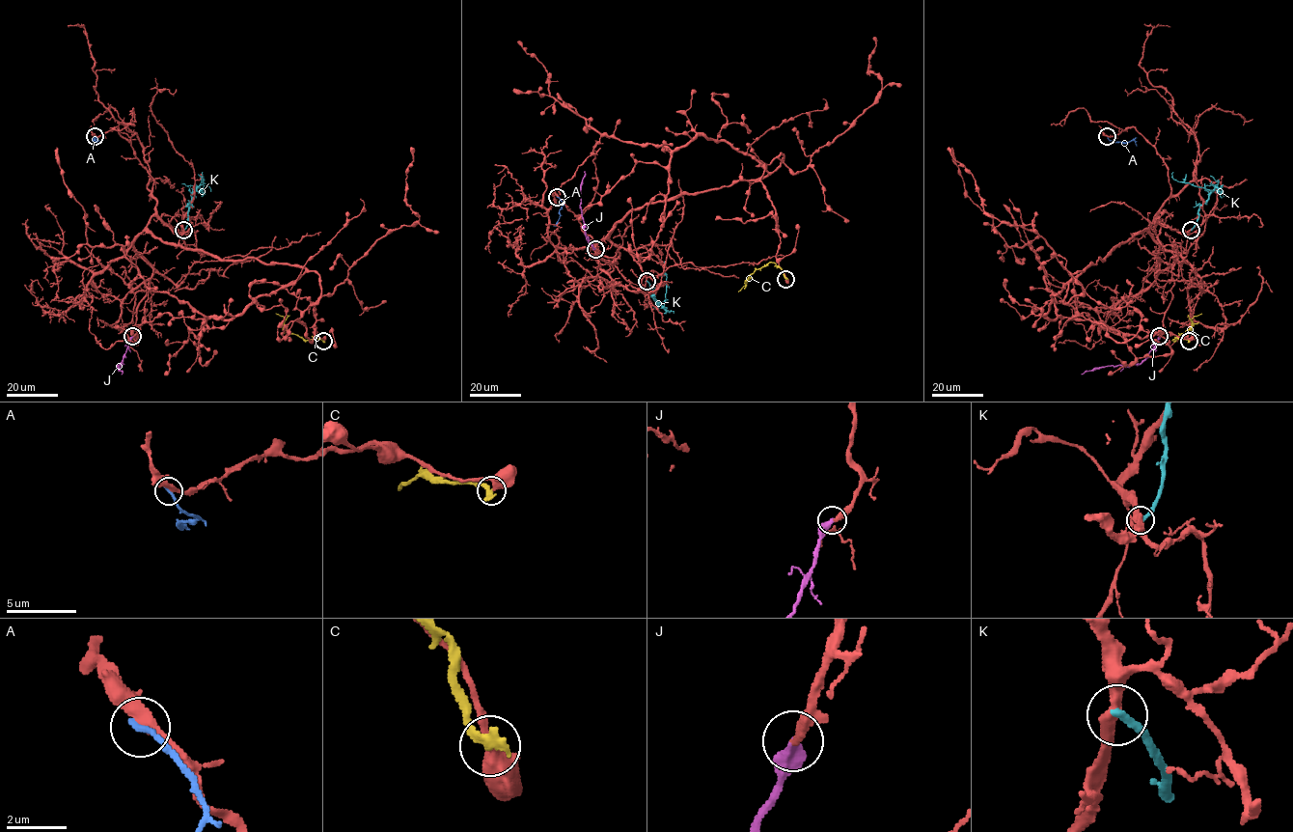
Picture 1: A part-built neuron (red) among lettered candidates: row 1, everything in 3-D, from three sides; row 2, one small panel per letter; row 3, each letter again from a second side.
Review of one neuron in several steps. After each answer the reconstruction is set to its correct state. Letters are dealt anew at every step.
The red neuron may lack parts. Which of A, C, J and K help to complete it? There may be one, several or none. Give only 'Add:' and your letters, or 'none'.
Add: J

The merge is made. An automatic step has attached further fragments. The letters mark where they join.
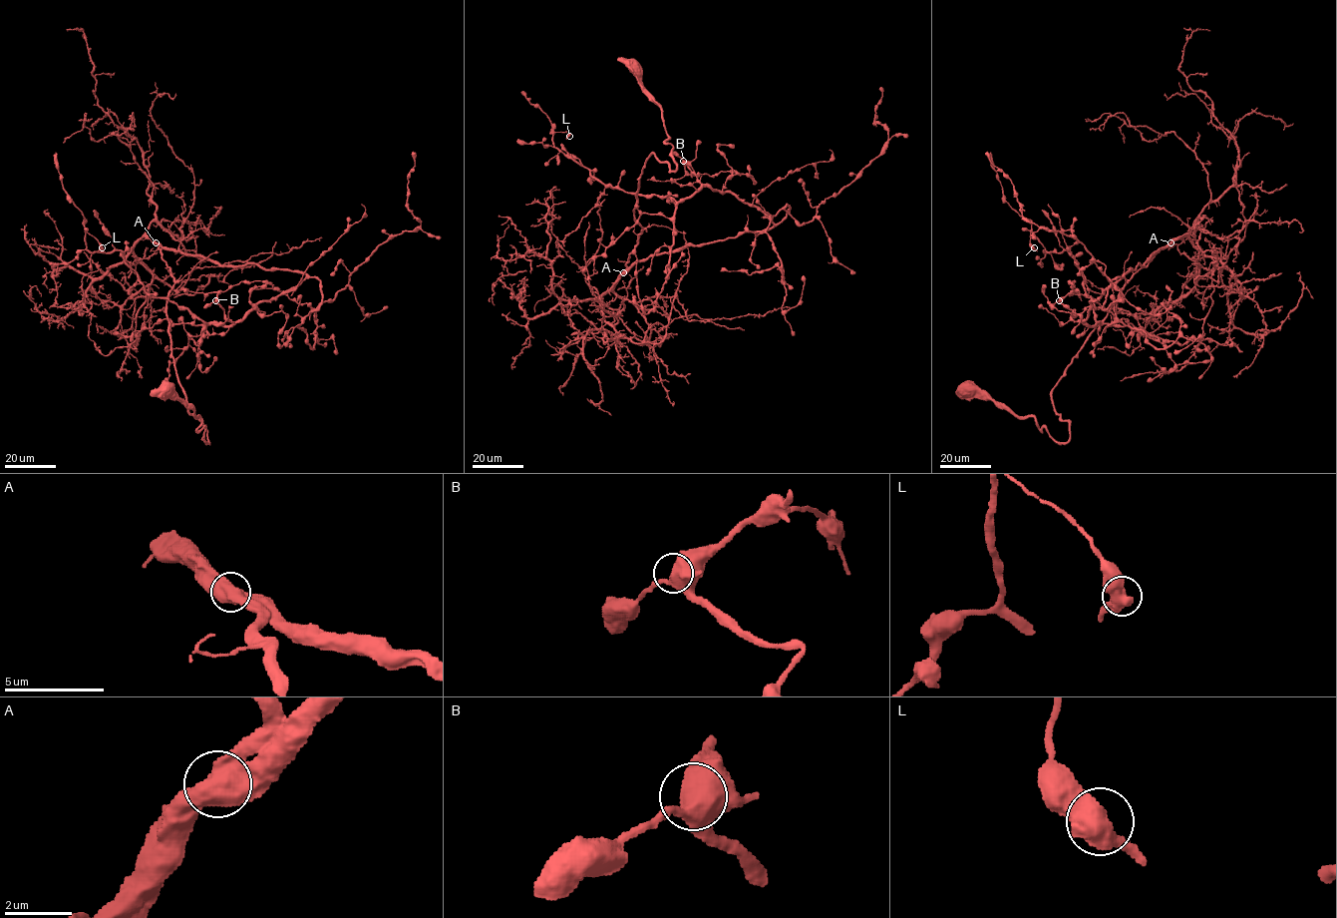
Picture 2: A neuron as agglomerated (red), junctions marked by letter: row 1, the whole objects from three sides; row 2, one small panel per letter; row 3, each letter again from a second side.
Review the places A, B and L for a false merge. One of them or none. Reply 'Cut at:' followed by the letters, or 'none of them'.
Cut at: none of them

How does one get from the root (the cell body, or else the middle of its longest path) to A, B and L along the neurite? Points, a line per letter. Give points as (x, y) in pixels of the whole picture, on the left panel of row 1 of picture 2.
A: (168, 387), (201, 419), (197, 430), (204, 427), (208, 442), (175, 372), (167, 313), (173, 277), (156, 242)
B: (168, 387), (208, 442), (175, 372), (173, 277), (160, 246), (305, 274), (238, 320), (215, 300)
L: (168, 387), (208, 442), (160, 246), (305, 274), (207, 324), (85, 232), (102, 247)

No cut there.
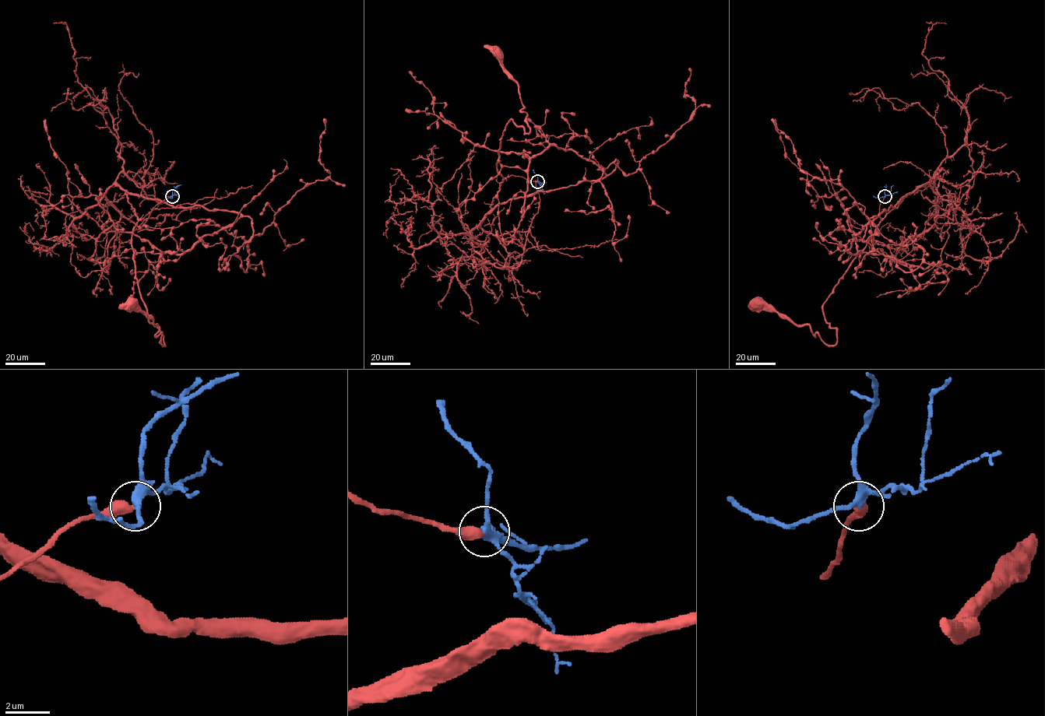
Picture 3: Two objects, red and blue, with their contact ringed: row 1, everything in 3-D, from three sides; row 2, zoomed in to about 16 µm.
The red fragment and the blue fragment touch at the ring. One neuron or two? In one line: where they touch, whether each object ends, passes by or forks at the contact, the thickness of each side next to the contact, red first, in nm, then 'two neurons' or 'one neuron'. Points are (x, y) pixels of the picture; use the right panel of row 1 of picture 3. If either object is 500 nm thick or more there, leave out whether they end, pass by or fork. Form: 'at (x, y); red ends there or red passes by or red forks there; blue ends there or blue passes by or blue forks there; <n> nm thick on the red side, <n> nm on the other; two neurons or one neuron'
at (884, 196); red ends there; blue forks there; 460 nm thick on the red side, 280 nm on the other; one neuron

